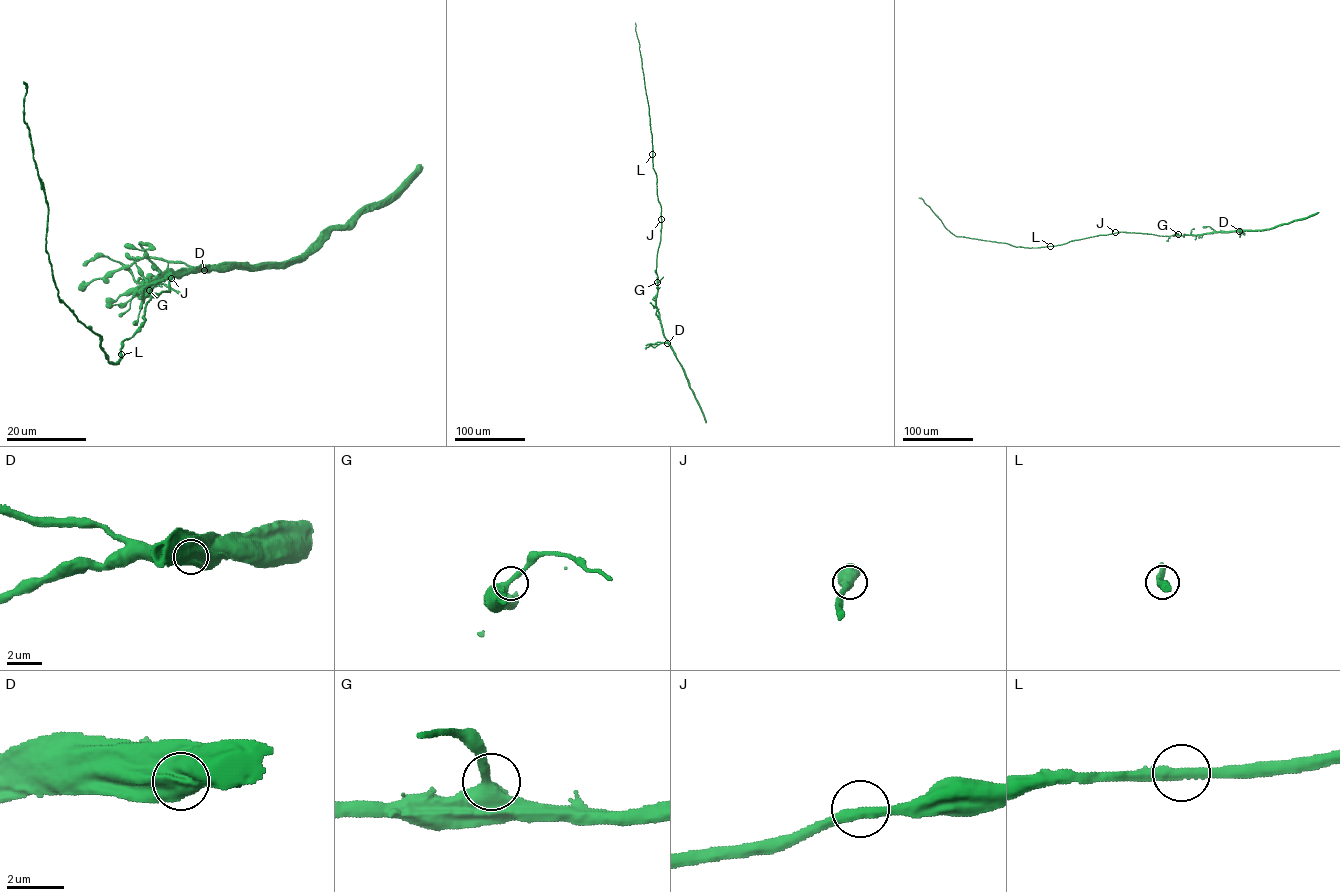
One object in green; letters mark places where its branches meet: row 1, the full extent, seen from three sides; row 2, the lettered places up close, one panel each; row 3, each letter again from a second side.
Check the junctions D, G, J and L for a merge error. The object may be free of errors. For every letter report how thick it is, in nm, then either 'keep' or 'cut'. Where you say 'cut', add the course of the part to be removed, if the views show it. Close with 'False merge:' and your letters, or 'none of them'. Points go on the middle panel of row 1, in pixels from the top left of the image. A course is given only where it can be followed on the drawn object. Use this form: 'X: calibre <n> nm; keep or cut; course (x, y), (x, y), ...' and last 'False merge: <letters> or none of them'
D: calibre 600 nm; keep
G: calibre 440 nm; keep
J: calibre 360 nm; keep
L: calibre 360 nm; keep
False merge: none of them

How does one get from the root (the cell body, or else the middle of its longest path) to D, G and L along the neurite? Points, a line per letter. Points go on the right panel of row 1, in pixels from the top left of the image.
D: (1115, 233), (1169, 236), (1239, 231)
G: (1115, 233), (1178, 234)
L: (1115, 233), (1050, 246)

